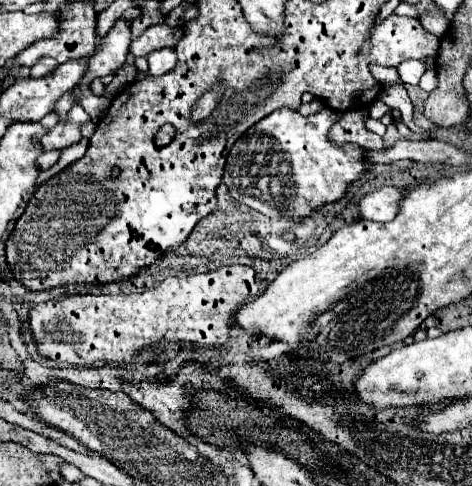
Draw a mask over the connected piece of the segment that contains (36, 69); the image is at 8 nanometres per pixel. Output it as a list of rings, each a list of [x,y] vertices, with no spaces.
[[[42,57],[40,61],[36,61],[32,65],[32,77],[44,77],[48,73],[52,73],[52,69],[56,69],[56,61],[52,61],[52,57]]]

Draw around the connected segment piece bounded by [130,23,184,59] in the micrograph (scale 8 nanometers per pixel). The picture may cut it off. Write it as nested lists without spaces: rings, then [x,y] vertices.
[[[154,23],[150,25],[138,39],[132,41],[130,53],[134,57],[148,57],[152,51],[174,47],[184,37],[184,29],[170,29],[166,23]]]

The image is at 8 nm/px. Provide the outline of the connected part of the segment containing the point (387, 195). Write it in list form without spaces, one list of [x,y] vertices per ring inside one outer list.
[[[380,187],[374,193],[364,195],[360,201],[360,213],[364,219],[372,221],[392,221],[398,213],[398,203],[402,201],[402,191],[396,187]]]

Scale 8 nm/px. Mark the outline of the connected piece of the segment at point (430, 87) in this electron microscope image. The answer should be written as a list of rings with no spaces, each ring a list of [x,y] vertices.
[[[430,67],[424,75],[422,75],[422,81],[420,81],[420,87],[428,93],[432,93],[436,87],[438,87],[438,77],[436,77],[436,71],[434,67]]]

